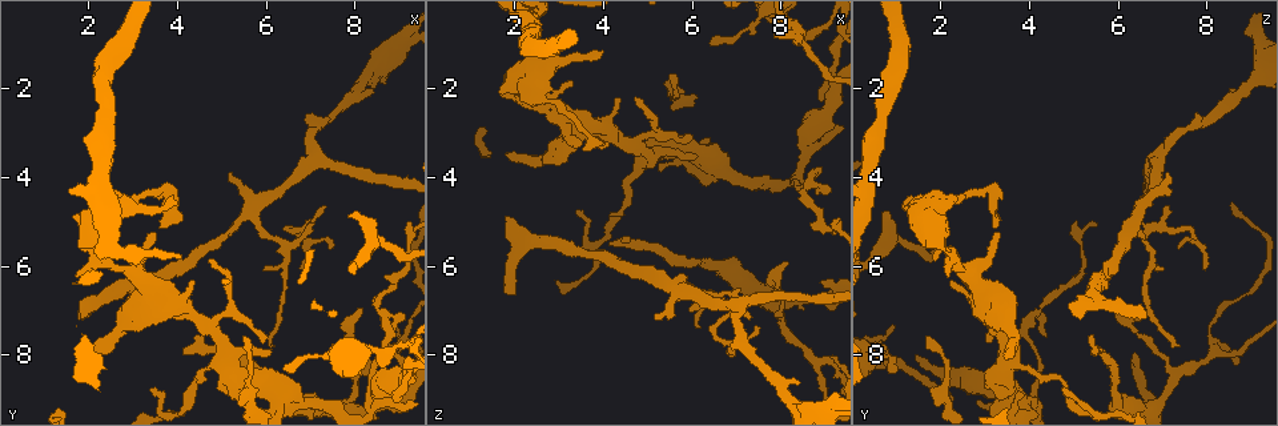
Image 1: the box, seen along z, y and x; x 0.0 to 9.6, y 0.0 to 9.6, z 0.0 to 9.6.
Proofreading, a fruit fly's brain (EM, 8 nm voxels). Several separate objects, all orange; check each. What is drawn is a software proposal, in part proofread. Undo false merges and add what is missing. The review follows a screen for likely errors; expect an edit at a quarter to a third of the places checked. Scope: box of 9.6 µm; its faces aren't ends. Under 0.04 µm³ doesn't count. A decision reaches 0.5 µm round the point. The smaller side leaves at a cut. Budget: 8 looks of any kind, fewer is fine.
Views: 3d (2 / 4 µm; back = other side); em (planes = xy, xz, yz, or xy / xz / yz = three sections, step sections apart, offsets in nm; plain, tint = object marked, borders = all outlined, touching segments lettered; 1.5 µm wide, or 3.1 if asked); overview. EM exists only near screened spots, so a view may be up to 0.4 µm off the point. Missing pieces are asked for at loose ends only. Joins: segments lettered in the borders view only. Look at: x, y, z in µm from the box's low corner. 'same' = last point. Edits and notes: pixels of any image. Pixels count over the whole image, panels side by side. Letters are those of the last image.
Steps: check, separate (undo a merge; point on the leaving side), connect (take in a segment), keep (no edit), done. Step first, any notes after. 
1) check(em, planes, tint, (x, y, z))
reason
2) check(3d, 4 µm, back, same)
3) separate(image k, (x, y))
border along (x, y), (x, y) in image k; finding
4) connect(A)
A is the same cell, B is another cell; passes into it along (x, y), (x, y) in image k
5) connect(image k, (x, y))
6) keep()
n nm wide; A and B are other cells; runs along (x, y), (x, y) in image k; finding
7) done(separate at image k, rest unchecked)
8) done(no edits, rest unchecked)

check(3d, 4 µm, (4.20, 7.90, 5.50))
end of a long branch

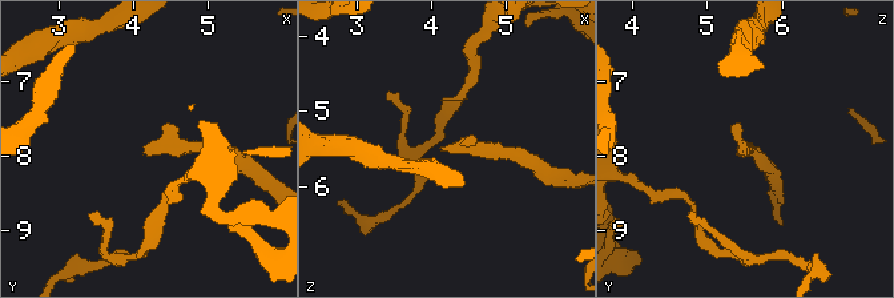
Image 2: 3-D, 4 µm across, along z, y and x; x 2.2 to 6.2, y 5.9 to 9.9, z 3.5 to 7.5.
check(em, yz, step 8, plain, (4.15, 7.95, 5.55))

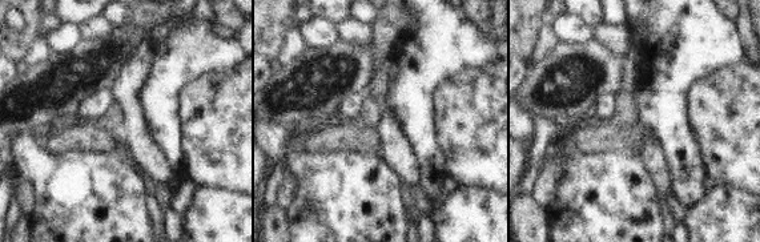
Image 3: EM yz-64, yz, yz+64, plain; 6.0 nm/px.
check(em, yz, step 8, borders, same)

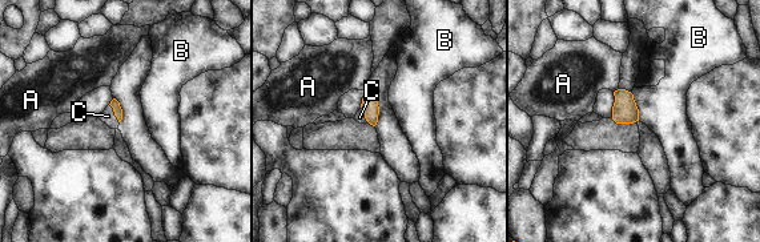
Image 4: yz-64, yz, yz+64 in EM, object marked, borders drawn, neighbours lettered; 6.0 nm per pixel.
connect(C)
C is the same cell, A and B are other cells; the neuron continues

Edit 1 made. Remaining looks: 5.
check(em, xy, step 4, tint, (2.00, 7.05, 6.70))
branch stops here

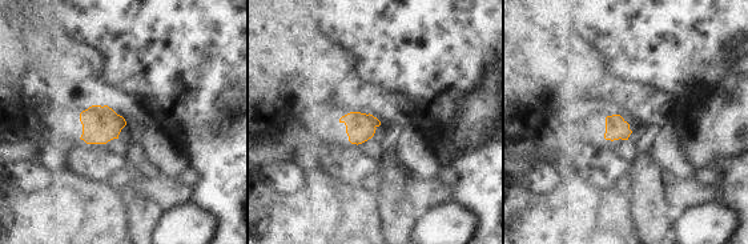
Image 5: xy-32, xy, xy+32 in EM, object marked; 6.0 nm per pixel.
check(em, planes, borders, same)
another direction

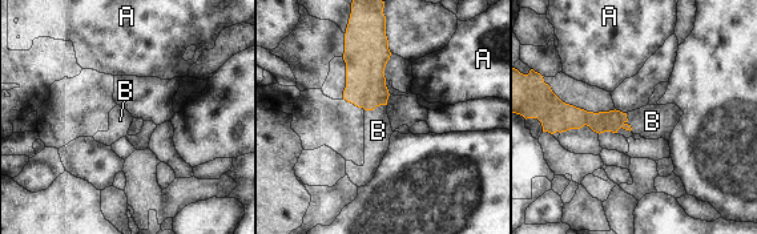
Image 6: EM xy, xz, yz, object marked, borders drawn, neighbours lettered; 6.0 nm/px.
connect(B)
B touches over 140 nm; B is the same cell, A is another cell; it goes on there

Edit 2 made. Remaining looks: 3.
check(overview)
redraw

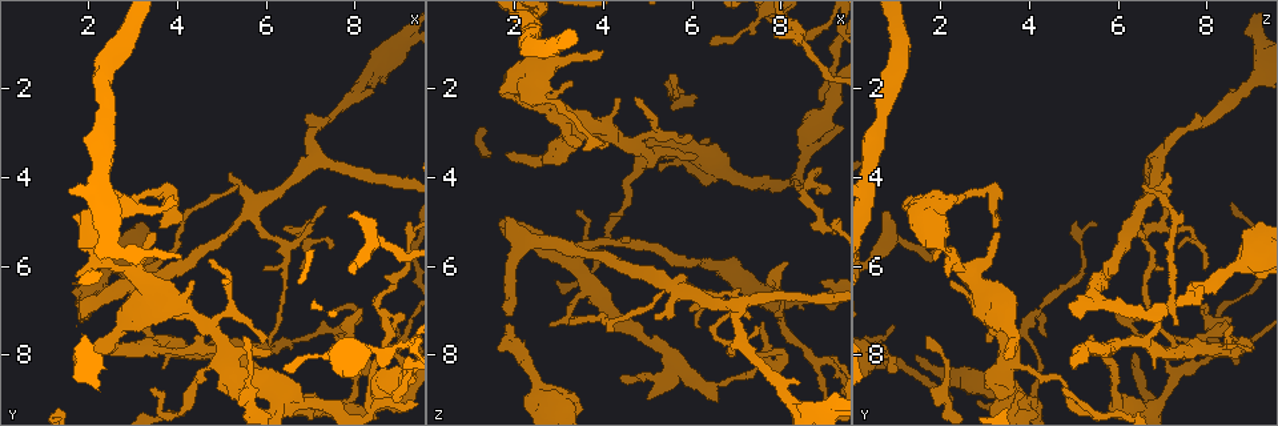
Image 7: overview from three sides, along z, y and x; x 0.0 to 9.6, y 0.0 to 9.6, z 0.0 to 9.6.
check(em, xz, step 4, tint, (6.90, 5.20, 6.65))
sharp bend

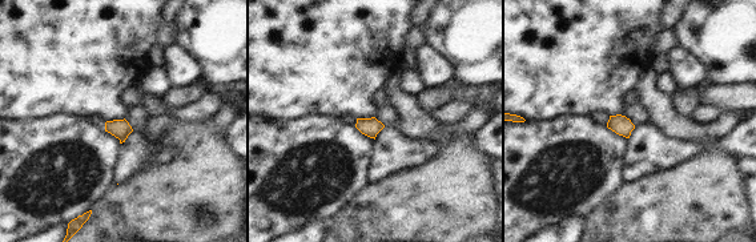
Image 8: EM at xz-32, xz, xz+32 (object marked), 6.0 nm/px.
check(em, planes, borders, same)
another direction

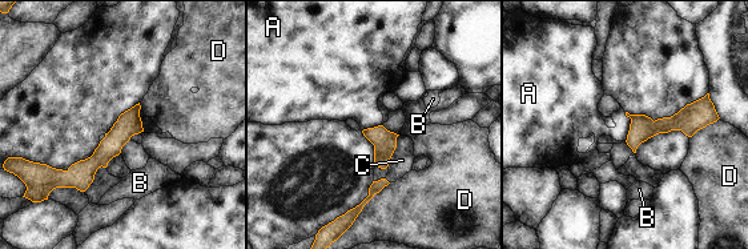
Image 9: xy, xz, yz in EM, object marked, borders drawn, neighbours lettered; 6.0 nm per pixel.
keep()
D touches over 380 nm; A, B, C and D are other cells; runs along (136, 109), (80, 175), (53, 173) in image 9; continuous, no second neuron

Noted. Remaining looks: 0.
done(connect at image 4, connect at image 6, rest unchecked)

